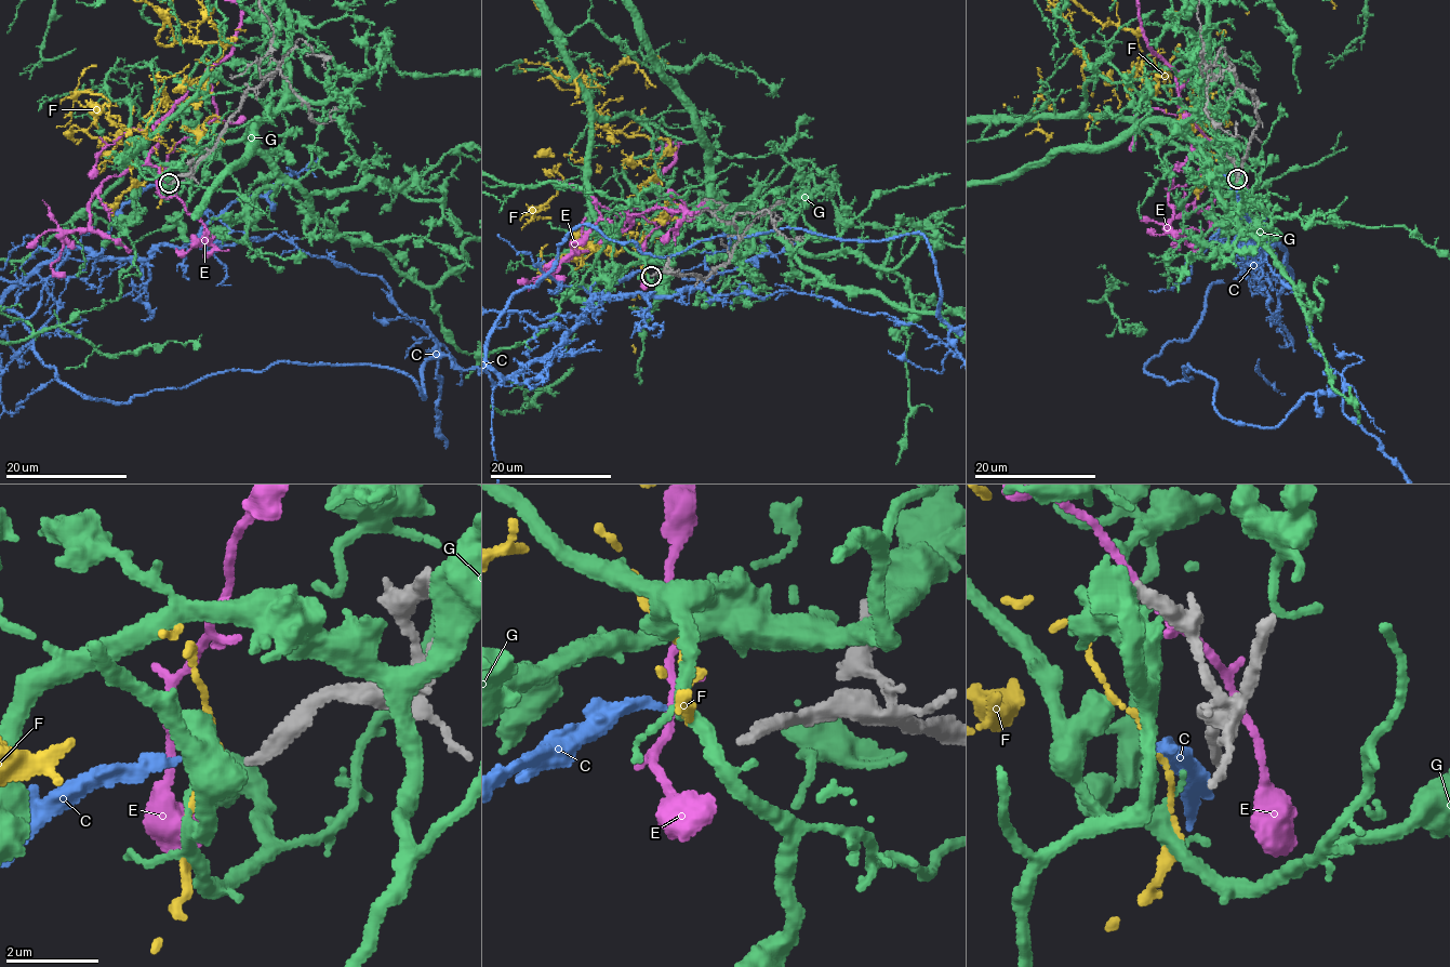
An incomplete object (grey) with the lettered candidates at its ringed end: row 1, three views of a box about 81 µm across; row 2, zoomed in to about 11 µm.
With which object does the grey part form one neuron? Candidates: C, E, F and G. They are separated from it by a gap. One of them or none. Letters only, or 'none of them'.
C

